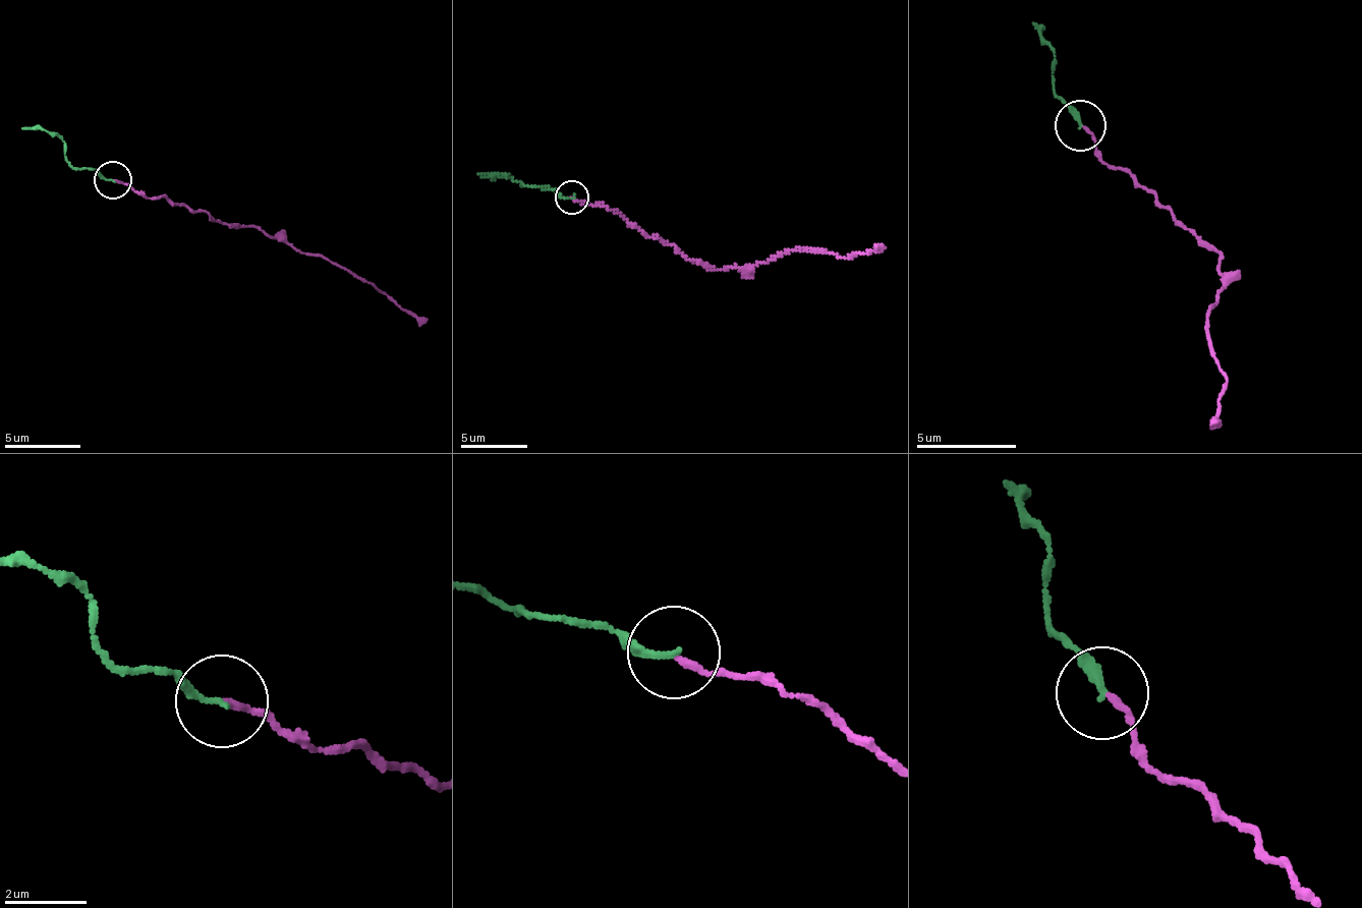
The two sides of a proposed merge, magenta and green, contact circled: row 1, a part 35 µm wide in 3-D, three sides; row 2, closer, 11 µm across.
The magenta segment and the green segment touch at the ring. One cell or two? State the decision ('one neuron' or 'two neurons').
one neuron

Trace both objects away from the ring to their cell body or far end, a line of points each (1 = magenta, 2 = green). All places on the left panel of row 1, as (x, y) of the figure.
1: (112, 180), (158, 199), (182, 203), (210, 214), (222, 225), (249, 226), (288, 239), (341, 265), (429, 320)
2: (112, 180), (92, 169), (76, 170), (55, 134), (22, 128)

